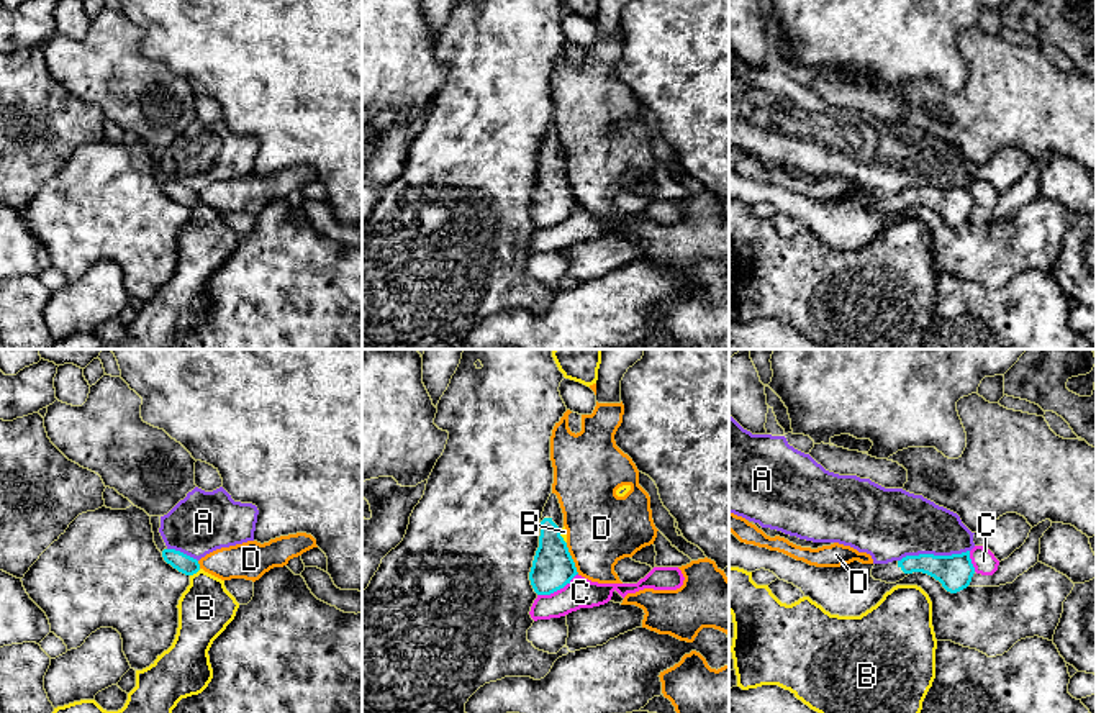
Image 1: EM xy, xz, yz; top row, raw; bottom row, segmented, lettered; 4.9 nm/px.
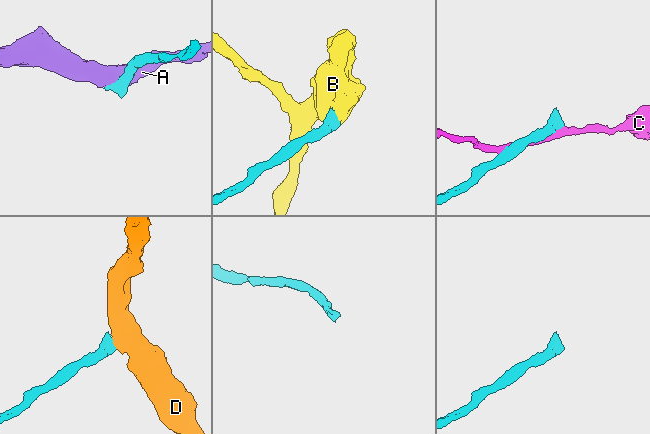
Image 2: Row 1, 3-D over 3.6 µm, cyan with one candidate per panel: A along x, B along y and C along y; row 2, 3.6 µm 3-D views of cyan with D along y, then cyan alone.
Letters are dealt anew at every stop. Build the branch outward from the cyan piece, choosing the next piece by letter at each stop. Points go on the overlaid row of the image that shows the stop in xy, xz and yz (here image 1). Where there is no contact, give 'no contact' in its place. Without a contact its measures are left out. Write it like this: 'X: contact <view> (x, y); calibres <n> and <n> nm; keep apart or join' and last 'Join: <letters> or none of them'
A: contact yz (932, 554); calibres 170 and 340 nm; keep apart
B: contact xy (195, 572); calibres 90 and 280 nm; join
C: contact xz (556, 590); calibres 200 and 150 nm; keep apart
D: contact xz (570, 558); calibres 200 and 360 nm; keep apart
Join: B

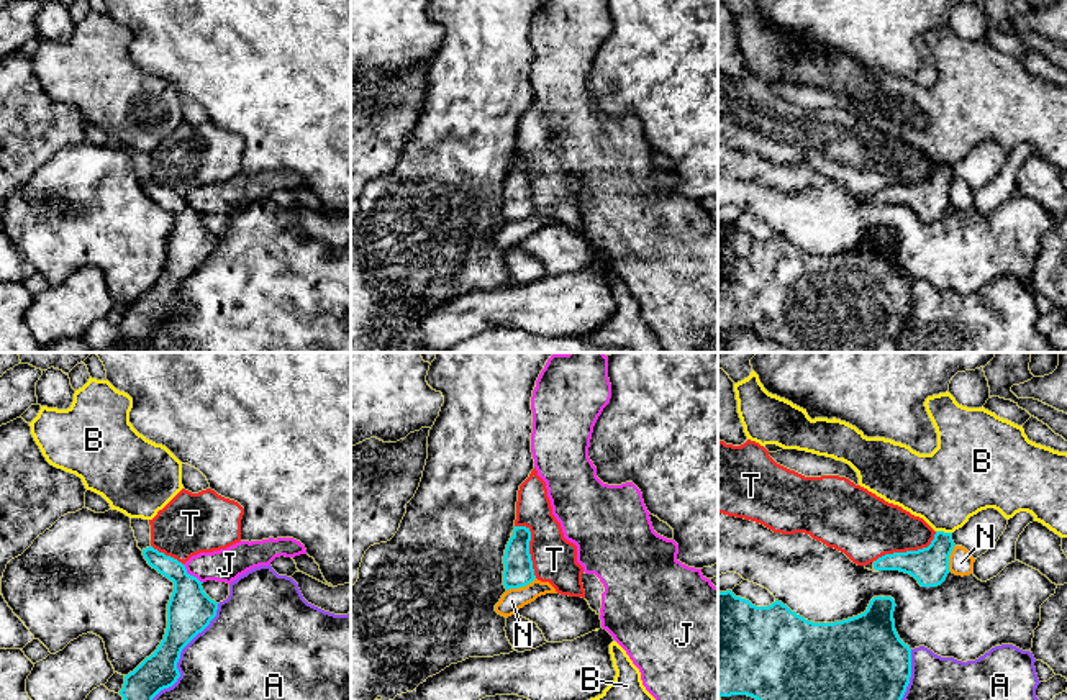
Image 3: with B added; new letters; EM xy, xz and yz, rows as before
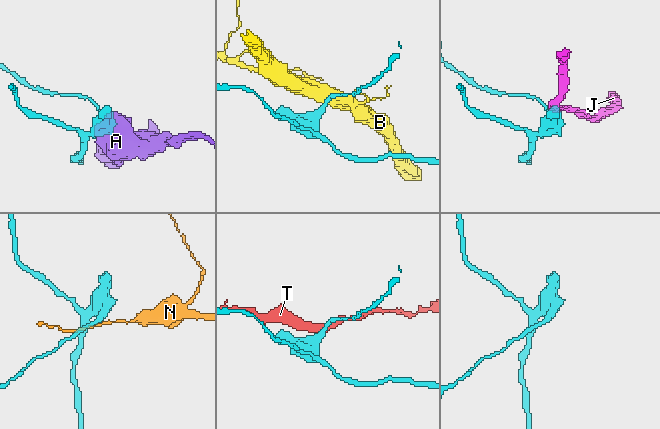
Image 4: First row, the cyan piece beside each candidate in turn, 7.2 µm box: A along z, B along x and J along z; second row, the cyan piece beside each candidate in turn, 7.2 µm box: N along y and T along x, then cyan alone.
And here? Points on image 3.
A: contact xy (179, 654); calibres 220 and 400 nm; keep apart
B: contact yz (943, 531); calibres 190 and 380 nm; keep apart
J: contact xy (192, 576); calibres 220 and 160 nm; keep apart
N: contact xz (520, 586); calibres 140 and 110 nm; keep apart
T: contact yz (908, 551); calibres 190 and 320 nm; keep apart
Join: none of them

